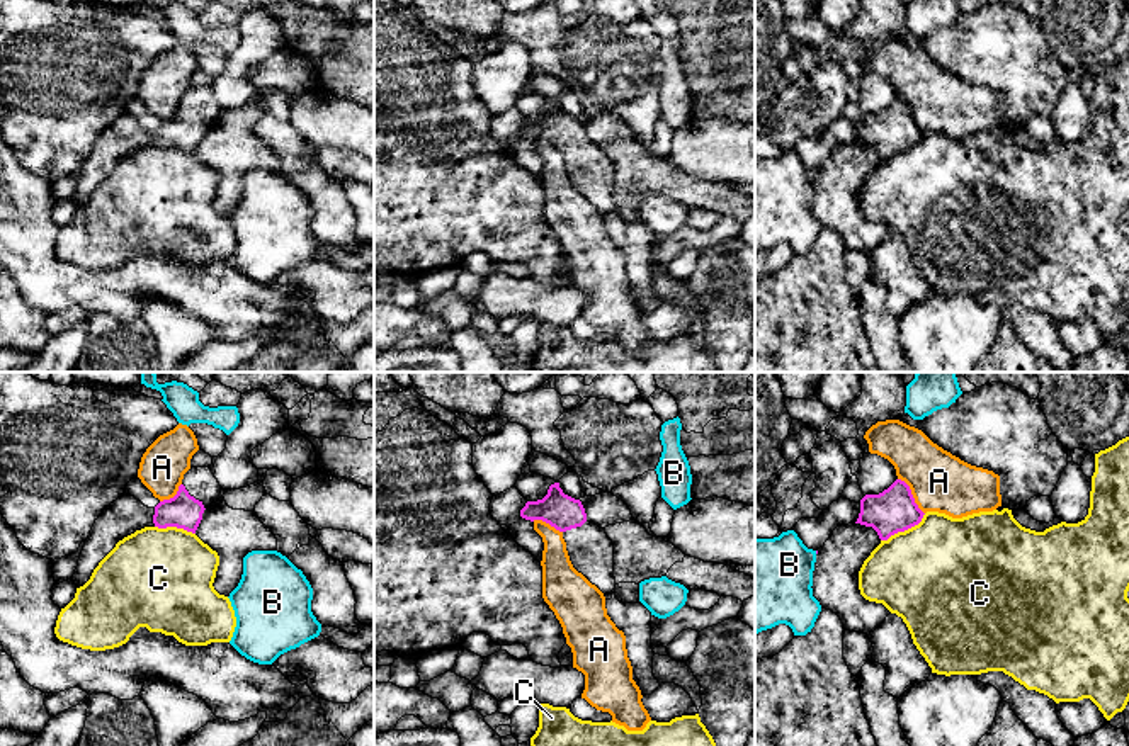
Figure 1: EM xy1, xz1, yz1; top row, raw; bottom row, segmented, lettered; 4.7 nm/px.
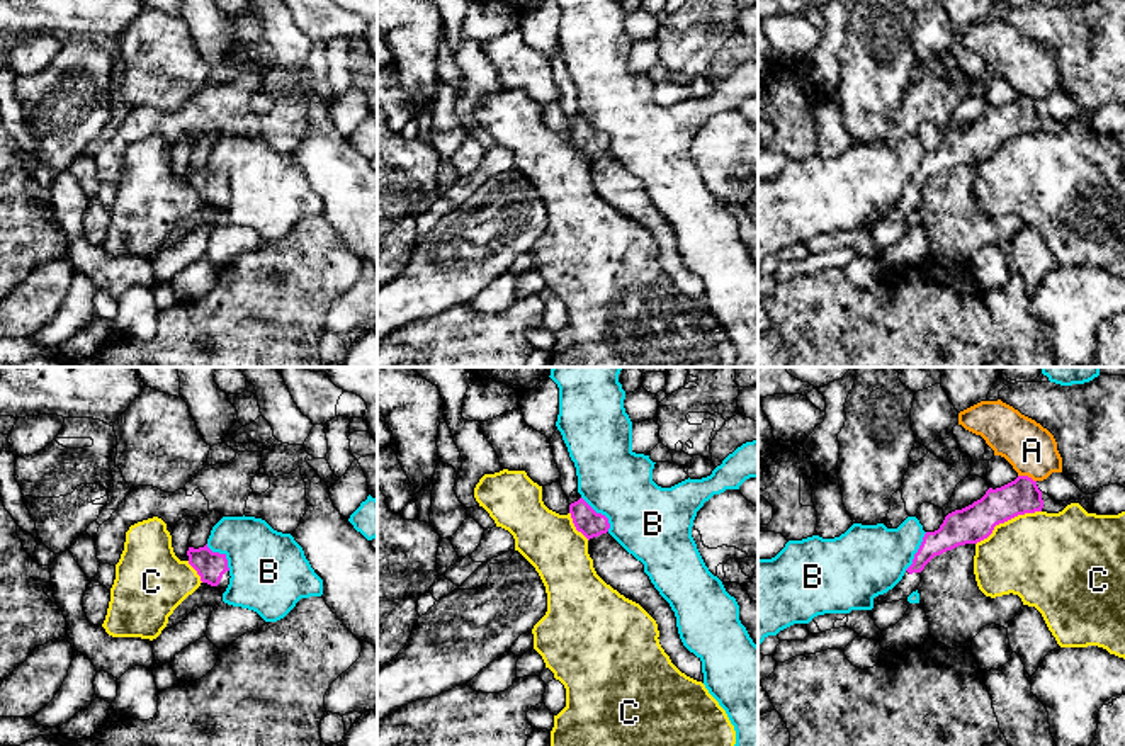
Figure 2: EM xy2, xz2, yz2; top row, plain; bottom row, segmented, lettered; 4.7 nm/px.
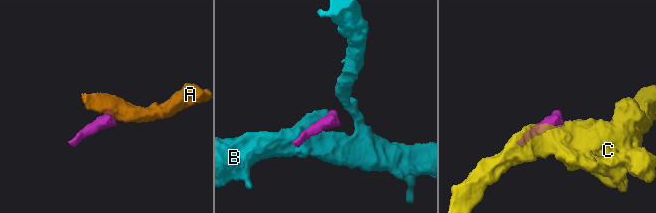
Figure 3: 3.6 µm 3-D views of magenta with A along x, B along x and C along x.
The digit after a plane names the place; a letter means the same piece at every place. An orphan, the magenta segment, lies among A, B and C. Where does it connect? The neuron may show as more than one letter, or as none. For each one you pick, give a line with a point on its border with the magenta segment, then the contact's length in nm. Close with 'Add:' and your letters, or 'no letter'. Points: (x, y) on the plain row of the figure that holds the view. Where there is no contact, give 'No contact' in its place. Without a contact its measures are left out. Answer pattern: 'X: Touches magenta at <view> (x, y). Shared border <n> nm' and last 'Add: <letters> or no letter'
Add: no letter

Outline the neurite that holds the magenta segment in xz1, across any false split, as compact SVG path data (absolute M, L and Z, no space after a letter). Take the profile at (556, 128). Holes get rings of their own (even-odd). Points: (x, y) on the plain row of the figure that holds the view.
M559 102L551 104L542 119L527 121L520 136L542 139L559 150L573 187L604 214L616 207L612 160L587 139L582 121L564 114Z

